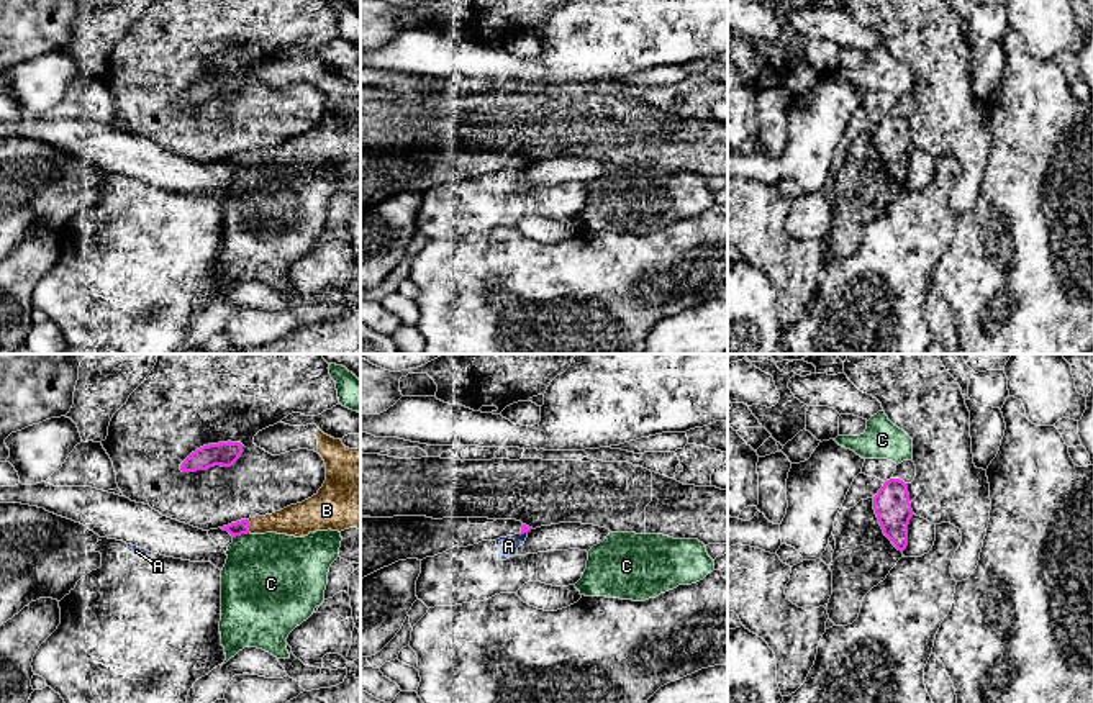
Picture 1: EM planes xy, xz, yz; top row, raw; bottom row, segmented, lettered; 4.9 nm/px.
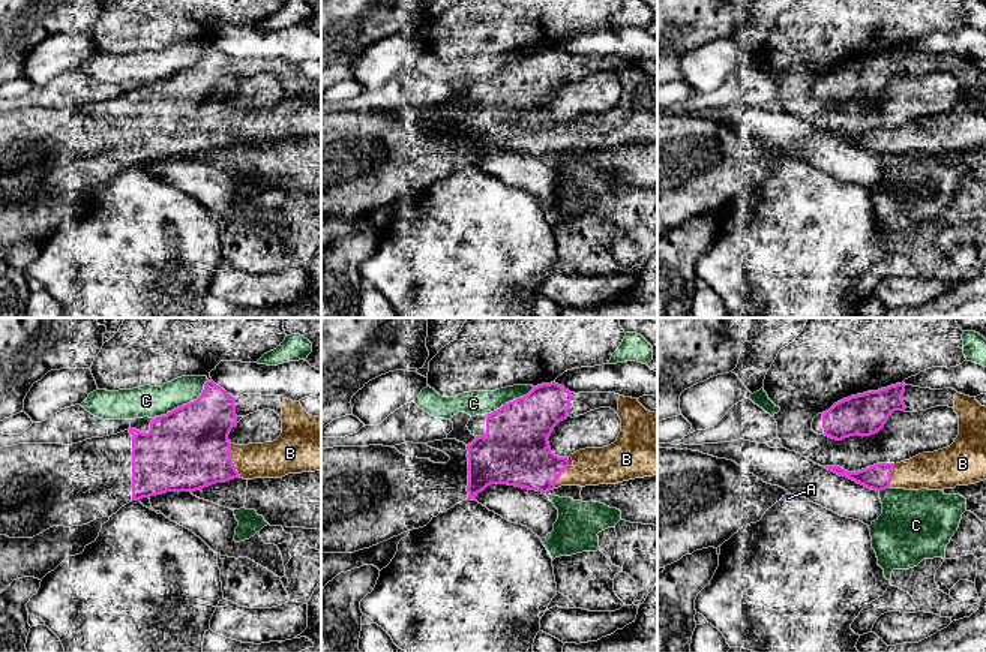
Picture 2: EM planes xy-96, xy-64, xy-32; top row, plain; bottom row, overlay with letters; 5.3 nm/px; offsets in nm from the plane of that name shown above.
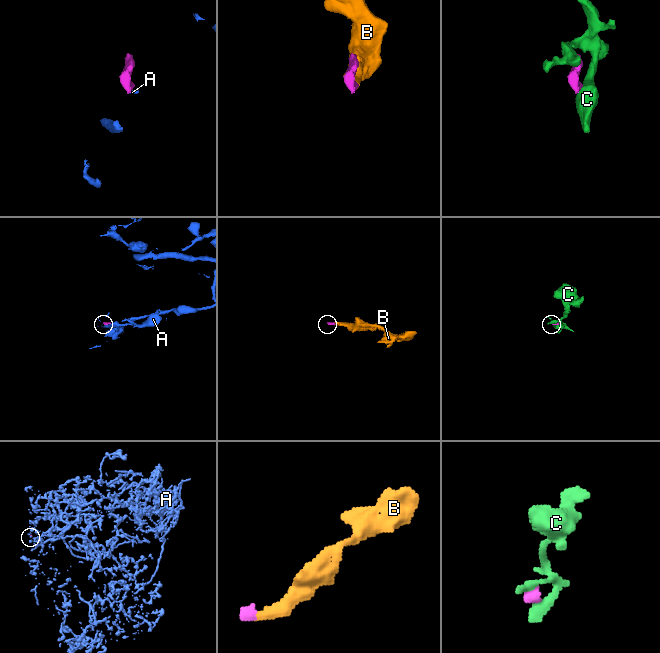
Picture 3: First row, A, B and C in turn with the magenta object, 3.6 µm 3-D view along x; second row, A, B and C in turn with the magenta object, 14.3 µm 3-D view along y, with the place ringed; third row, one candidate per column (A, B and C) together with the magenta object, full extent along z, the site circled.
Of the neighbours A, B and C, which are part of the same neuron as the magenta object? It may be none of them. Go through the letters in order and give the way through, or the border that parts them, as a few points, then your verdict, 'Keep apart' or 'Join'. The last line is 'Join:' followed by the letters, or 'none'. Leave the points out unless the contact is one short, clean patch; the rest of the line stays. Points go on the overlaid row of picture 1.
A: Boundary: xz (526, 531), (520, 535). Keep apart
B: Path across: xy (238, 528), (248, 526), (297, 520). Join
C: Keep apart
Join: B

